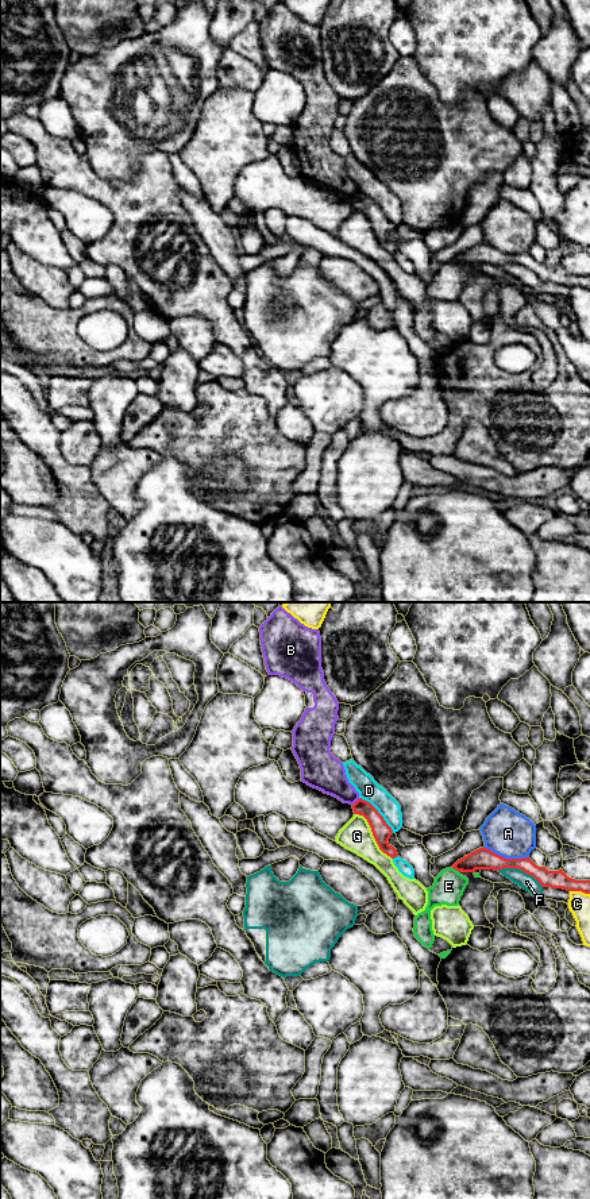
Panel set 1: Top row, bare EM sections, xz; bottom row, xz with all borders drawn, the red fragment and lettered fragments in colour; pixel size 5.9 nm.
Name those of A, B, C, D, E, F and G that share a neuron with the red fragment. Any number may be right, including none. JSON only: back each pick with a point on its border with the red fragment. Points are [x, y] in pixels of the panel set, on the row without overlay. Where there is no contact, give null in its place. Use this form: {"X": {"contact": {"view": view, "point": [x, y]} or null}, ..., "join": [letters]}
{"join": []}

